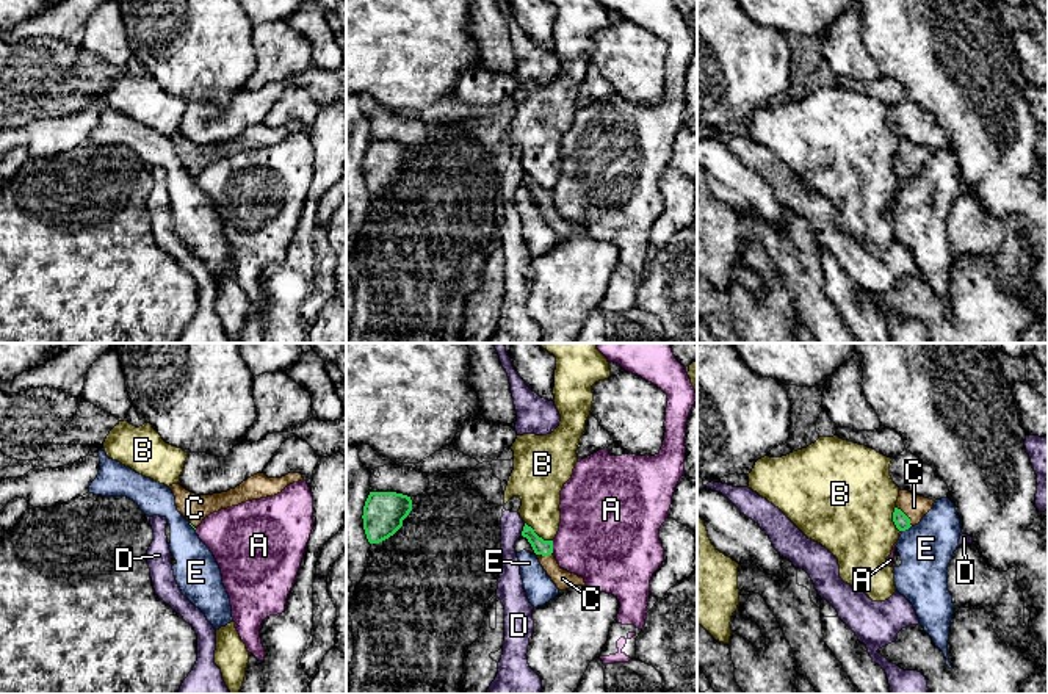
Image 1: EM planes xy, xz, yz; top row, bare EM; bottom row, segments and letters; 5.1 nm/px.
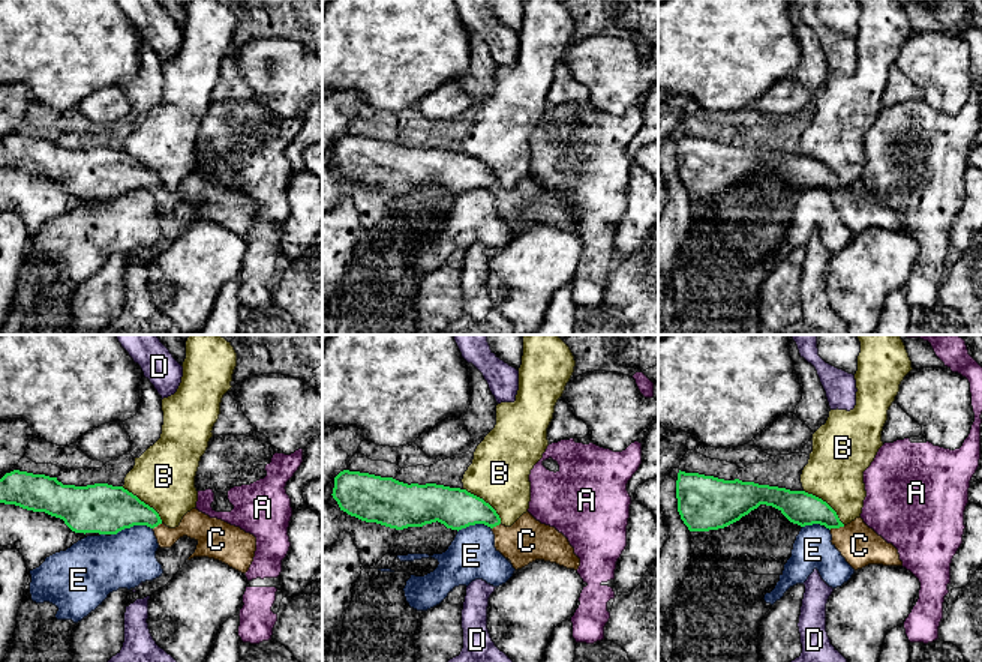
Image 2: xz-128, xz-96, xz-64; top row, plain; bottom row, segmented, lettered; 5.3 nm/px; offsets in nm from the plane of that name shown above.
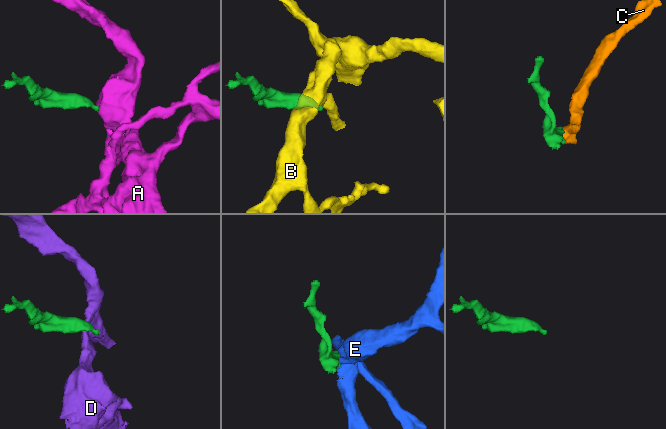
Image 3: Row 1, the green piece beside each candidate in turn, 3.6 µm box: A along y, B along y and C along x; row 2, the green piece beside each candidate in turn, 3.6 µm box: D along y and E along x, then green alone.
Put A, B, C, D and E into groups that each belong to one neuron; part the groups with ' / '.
A / B / C / D / E

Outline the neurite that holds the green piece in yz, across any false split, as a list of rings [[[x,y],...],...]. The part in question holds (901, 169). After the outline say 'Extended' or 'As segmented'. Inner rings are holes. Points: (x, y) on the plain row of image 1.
[[[899,139],[893,171],[899,180],[915,175],[934,157],[934,149],[915,144],[909,139]]]. Extended

